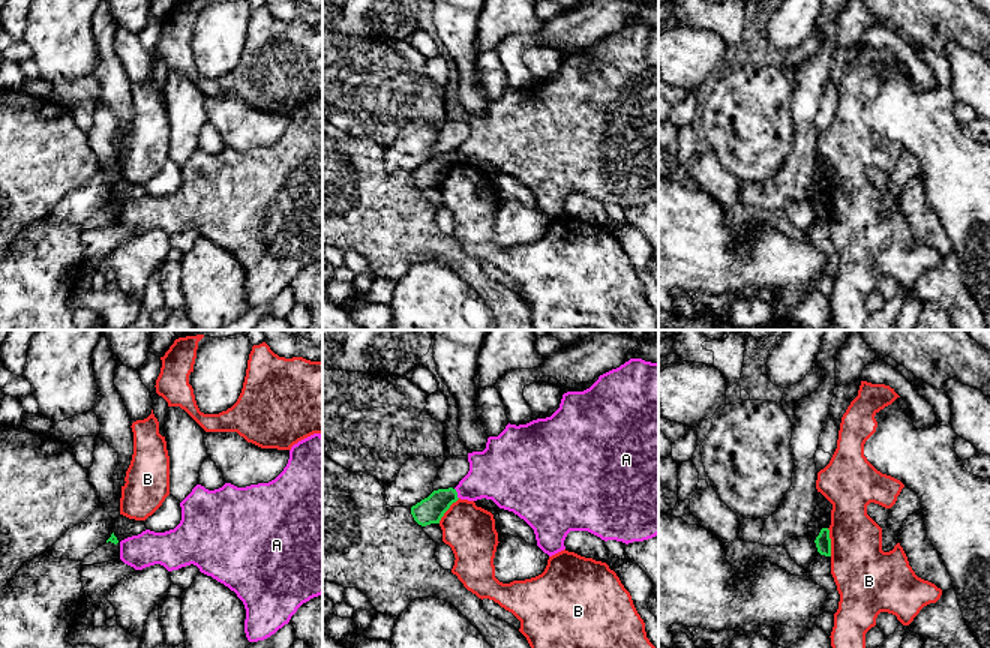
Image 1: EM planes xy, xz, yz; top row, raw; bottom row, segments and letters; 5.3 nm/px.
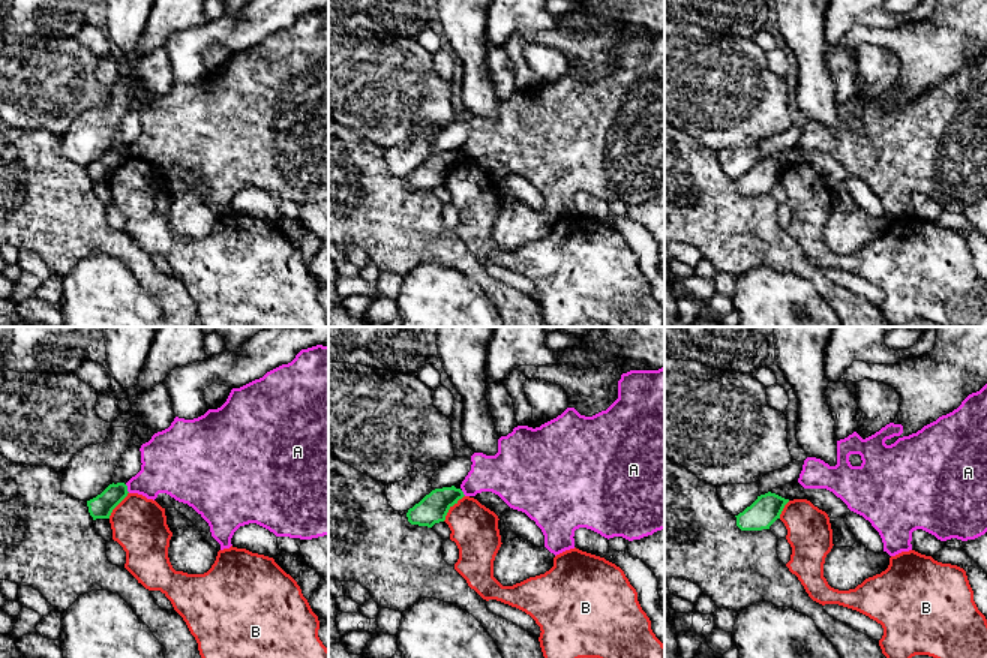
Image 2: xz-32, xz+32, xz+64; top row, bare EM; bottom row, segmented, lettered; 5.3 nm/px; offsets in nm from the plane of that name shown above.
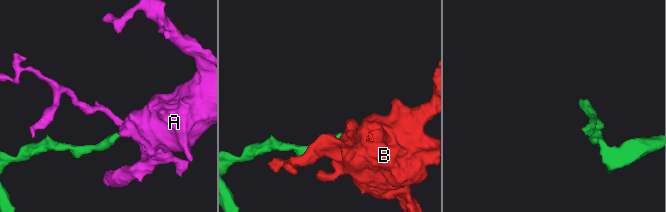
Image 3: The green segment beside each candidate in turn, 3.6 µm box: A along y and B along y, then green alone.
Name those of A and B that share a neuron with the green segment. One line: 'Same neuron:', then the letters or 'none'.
Same neuron: none

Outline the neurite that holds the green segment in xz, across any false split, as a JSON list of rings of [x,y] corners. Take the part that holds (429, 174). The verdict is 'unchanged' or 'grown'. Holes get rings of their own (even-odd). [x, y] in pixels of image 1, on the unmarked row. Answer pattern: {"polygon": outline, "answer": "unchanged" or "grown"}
{"polygon": [[[453,152],[434,154],[428,162],[411,171],[414,184],[422,189],[440,188],[444,177],[456,166],[458,156]]], "answer": "unchanged"}

